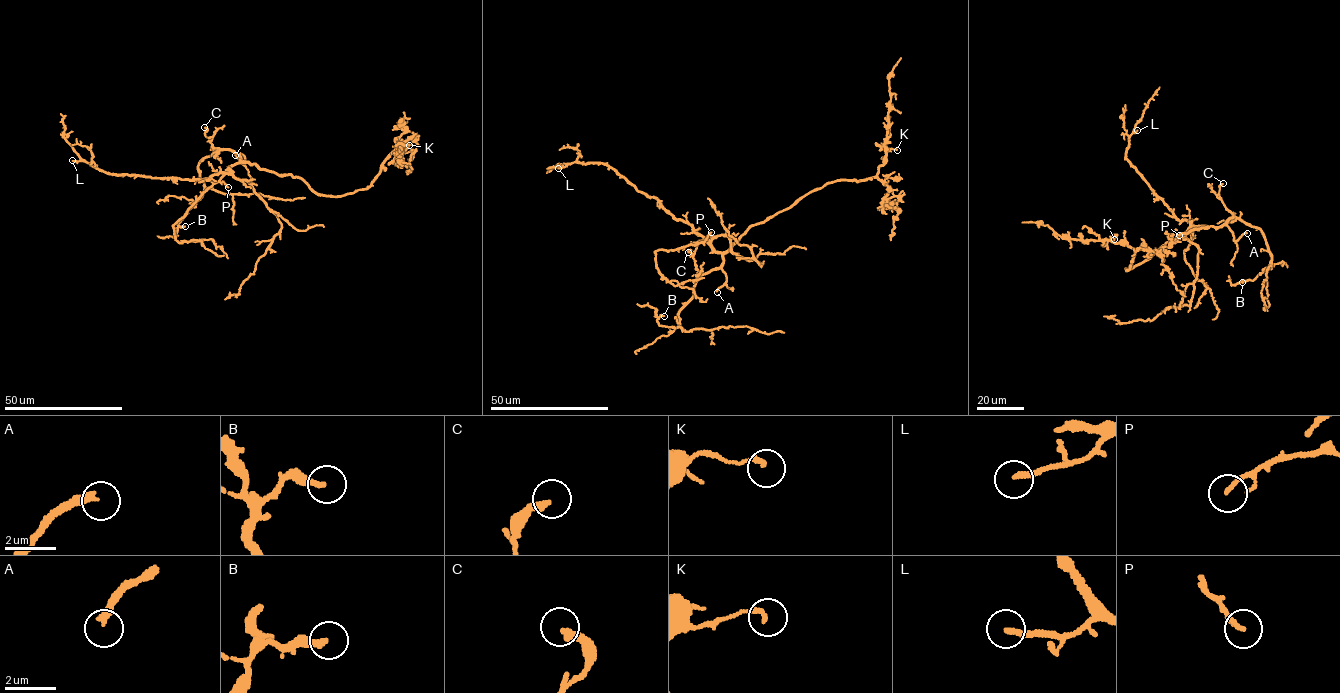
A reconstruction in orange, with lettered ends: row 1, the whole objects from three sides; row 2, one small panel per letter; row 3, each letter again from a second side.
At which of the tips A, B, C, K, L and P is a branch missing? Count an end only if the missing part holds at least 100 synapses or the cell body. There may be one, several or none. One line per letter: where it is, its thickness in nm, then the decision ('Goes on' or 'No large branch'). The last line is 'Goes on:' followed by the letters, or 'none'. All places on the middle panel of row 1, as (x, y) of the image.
A: Place: (717, 292). Thickness 260 nm. Goes on
B: Place: (664, 316). Thickness 260 nm. No large branch
C: Place: (688, 252). Thickness 320 nm. No large branch
K: Place: (897, 150). Thickness 180 nm. No large branch
L: Place: (558, 168). Thickness 190 nm. No large branch
P: Place: (711, 232). Thickness 160 nm. No large branch
Goes on: A

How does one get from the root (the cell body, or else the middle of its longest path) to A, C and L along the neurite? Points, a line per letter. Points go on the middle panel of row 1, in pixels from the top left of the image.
A: (752, 226), (723, 254), (722, 268), (726, 281), (717, 292)
C: (752, 226), (723, 254), (723, 264), (719, 267), (702, 273), (690, 250), (688, 252)
L: (752, 226), (725, 251), (717, 252), (690, 225), (606, 165), (576, 161), (558, 168)

